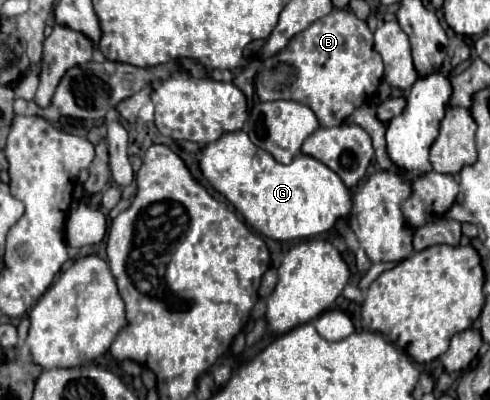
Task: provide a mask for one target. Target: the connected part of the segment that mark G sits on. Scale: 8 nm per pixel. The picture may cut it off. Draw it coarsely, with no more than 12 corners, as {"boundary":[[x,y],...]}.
{"boundary":[[242,131],[200,169],[276,241],[328,235],[348,187],[310,155],[282,165]]}

